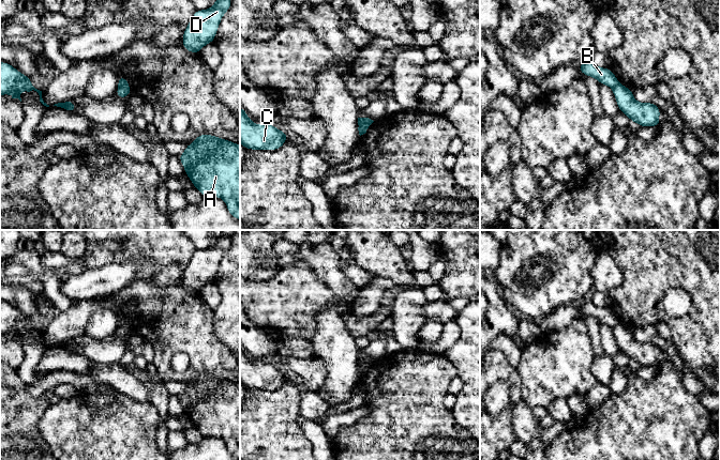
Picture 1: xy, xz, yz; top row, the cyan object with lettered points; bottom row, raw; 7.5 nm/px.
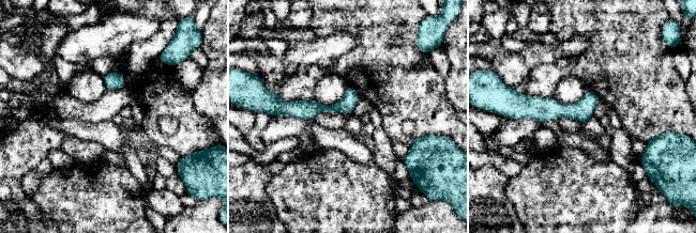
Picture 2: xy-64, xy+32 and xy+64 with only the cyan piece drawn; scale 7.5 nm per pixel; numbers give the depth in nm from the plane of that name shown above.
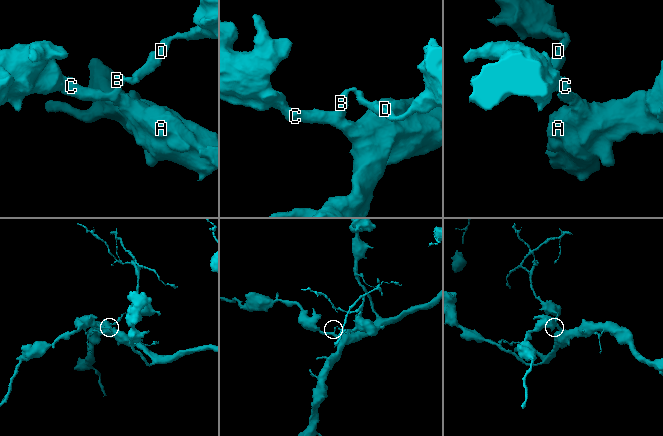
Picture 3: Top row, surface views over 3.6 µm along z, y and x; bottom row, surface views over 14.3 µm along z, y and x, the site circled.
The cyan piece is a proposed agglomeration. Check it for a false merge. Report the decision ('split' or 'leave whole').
split

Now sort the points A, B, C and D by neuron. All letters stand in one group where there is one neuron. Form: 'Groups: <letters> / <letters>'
Groups: A C / B D

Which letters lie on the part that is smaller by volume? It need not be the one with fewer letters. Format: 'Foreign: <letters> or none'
Foreign: B, D

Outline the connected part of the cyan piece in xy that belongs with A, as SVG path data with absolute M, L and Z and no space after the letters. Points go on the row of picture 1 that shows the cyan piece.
M202 134L178 157L202 197L222 198L229 214L240 220L240 145Z

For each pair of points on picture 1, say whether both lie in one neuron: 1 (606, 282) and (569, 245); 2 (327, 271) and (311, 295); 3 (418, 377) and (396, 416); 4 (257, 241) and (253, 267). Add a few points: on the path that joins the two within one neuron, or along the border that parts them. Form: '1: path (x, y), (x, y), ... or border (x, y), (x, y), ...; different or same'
1: border (599, 248), (590, 269), (593, 289); different
2: border (303, 261), (328, 287), (333, 296), (332, 302); different
3: path (409, 386), (405, 390), (405, 407); same
4: path (252, 247), (252, 261); same

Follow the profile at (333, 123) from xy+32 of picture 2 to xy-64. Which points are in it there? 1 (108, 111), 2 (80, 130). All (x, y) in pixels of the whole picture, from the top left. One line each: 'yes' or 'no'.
1: yes
2: no

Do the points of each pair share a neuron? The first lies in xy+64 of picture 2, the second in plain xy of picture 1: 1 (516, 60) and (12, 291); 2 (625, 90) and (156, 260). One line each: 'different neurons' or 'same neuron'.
1: different neurons
2: same neuron

